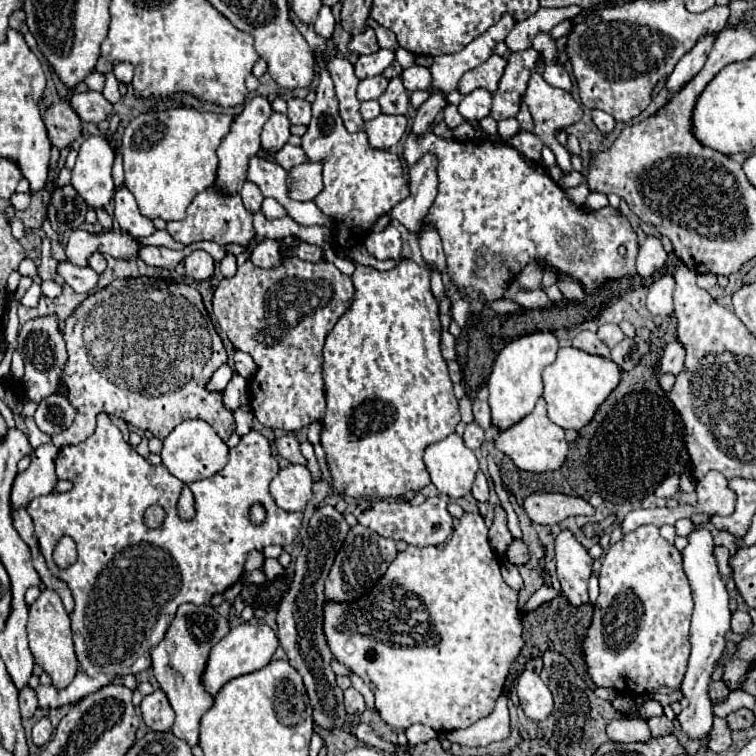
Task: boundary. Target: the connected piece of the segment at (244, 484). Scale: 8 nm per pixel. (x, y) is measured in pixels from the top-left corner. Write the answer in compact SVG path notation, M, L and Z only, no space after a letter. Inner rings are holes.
M106 413L98 415L98 427L92 437L88 437L84 443L60 449L56 459L56 474L60 479L72 479L74 487L68 493L52 493L32 499L28 513L34 521L40 551L46 559L48 569L60 581L64 581L74 595L76 607L70 619L74 633L74 651L80 667L74 681L64 689L58 689L54 685L40 685L36 689L38 707L58 709L62 705L72 705L86 695L96 693L100 687L112 683L116 677L146 671L152 665L152 647L164 639L164 633L182 603L210 605L210 599L216 593L224 593L242 577L242 567L248 559L248 553L262 553L268 545L290 545L302 527L304 515L300 511L290 513L280 509L270 497L268 485L278 469L280 467L270 453L266 437L252 429L240 439L238 447L230 449L230 459L220 473L190 485L194 493L194 517L186 521L180 519L176 509L182 483L170 475L164 465L150 465L144 457L140 457L124 441L120 429L110 421ZM254 503L260 503L266 509L266 519L262 525L254 525L250 521L250 509ZM150 505L160 505L166 511L166 519L158 529L148 529L144 525L144 511ZM62 535L70 535L78 547L78 559L68 569L60 569L52 561L52 547Z

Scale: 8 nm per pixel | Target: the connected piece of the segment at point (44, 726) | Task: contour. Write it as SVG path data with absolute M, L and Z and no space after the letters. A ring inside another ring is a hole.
M42 717L42 719L34 725L34 729L32 729L32 741L34 741L38 747L46 745L46 743L50 741L50 737L52 737L52 731L54 731L54 727L50 725L50 719L48 719L48 717Z

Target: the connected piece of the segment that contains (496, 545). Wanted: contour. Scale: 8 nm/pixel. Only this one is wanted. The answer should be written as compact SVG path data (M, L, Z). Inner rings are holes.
M496 507L494 509L494 523L490 527L490 545L492 545L492 551L496 555L506 555L508 553L508 547L512 545L512 535L506 527L506 511Z

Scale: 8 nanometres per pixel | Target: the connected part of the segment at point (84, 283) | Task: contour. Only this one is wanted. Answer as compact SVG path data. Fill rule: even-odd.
M70 261L58 263L56 273L76 291L76 293L90 293L96 287L98 275L90 267L78 267Z

